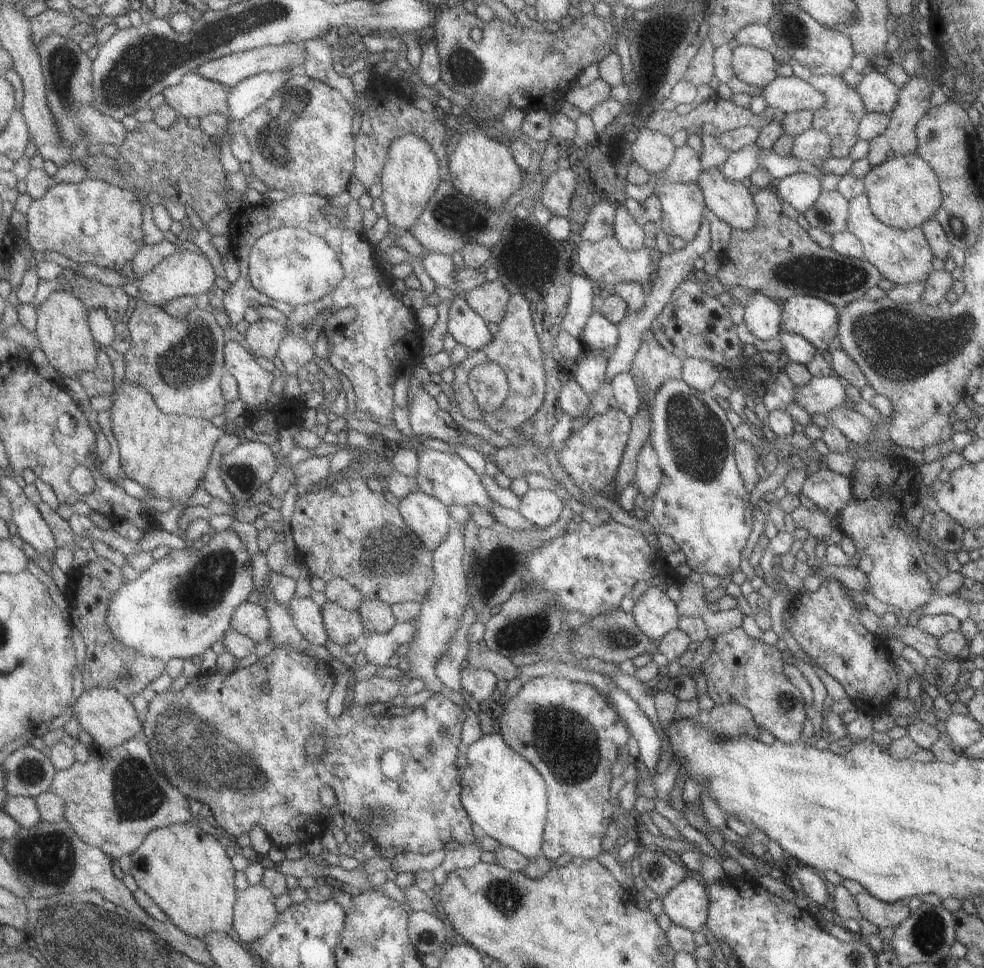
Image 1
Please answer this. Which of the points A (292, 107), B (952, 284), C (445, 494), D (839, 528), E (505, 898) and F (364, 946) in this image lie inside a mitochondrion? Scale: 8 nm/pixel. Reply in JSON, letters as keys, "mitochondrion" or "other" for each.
{"A":"mitochondrion","B":"other","C":"other","D":"other","E":"mitochondrion","F":"mitochondrion"}

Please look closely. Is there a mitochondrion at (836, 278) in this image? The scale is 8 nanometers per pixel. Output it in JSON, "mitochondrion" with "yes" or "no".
{"mitochondrion":"yes"}

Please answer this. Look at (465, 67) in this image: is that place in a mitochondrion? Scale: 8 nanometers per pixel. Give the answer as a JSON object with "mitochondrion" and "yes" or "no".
{"mitochondrion":"yes"}

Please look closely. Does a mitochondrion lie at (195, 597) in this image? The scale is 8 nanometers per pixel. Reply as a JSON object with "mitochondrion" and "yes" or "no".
{"mitochondrion":"yes"}

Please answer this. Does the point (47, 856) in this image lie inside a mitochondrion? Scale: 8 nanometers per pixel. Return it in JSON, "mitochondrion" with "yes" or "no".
{"mitochondrion":"yes"}

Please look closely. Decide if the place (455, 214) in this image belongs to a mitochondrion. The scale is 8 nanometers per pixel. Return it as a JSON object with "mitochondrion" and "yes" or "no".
{"mitochondrion":"yes"}

